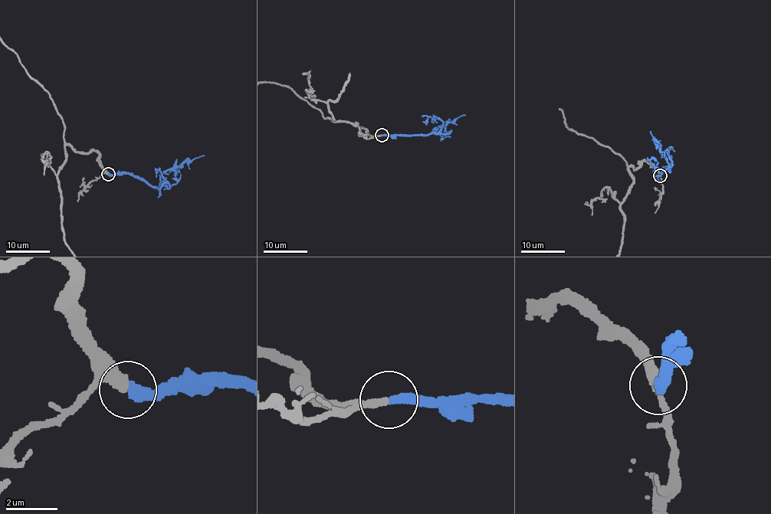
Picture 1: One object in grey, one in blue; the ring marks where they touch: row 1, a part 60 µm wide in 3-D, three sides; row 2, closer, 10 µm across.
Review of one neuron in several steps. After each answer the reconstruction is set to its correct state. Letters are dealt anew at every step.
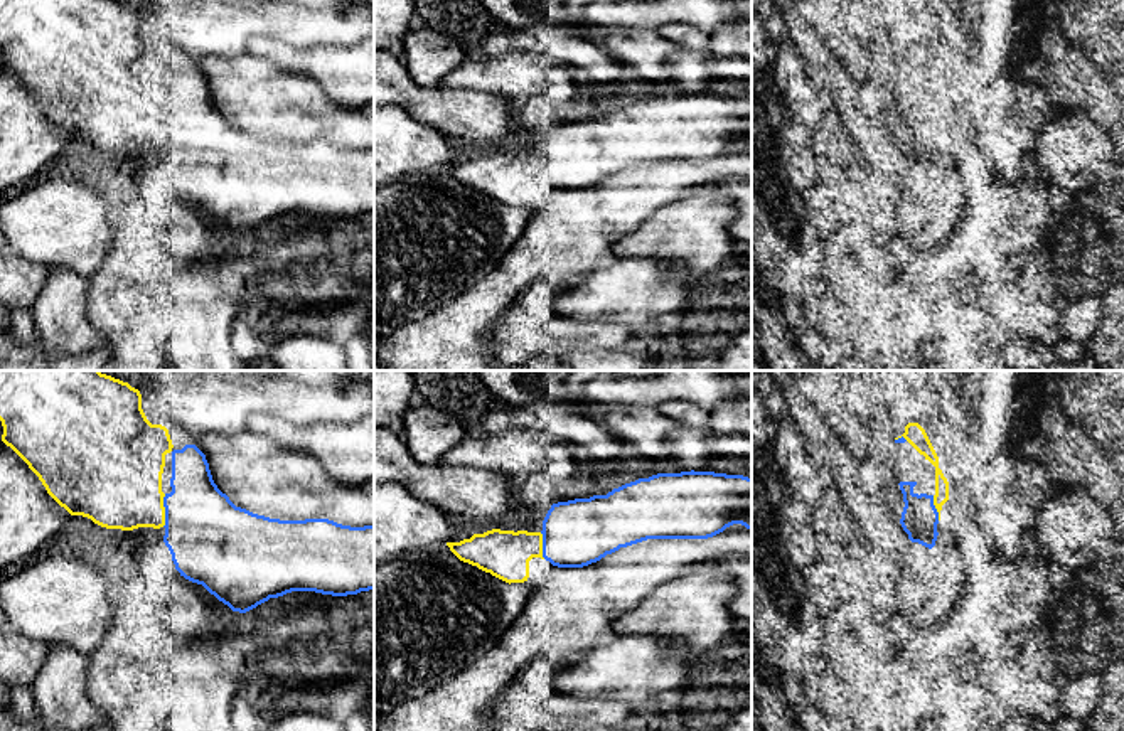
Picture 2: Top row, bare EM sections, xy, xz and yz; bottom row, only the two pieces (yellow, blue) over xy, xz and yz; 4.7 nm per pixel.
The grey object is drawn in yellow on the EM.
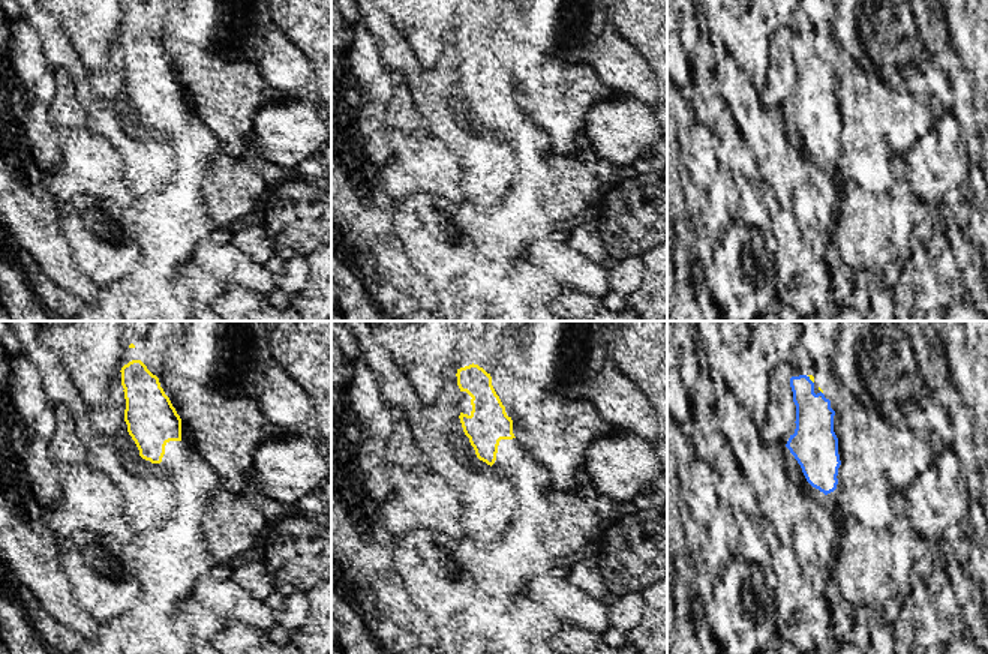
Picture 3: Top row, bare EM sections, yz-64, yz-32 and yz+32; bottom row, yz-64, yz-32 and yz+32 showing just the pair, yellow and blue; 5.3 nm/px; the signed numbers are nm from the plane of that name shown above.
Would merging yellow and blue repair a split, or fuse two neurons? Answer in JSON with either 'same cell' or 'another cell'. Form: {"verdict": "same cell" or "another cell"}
{"verdict": "same cell"}

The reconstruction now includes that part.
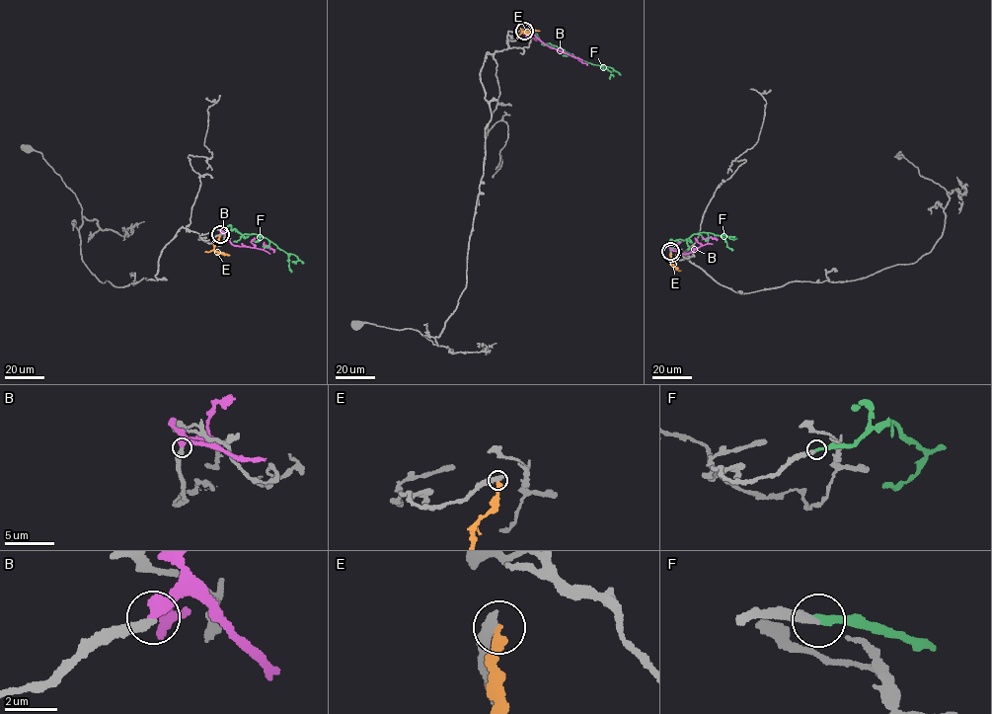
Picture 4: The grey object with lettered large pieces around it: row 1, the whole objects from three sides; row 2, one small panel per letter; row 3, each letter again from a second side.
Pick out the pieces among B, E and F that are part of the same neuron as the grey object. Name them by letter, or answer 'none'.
F

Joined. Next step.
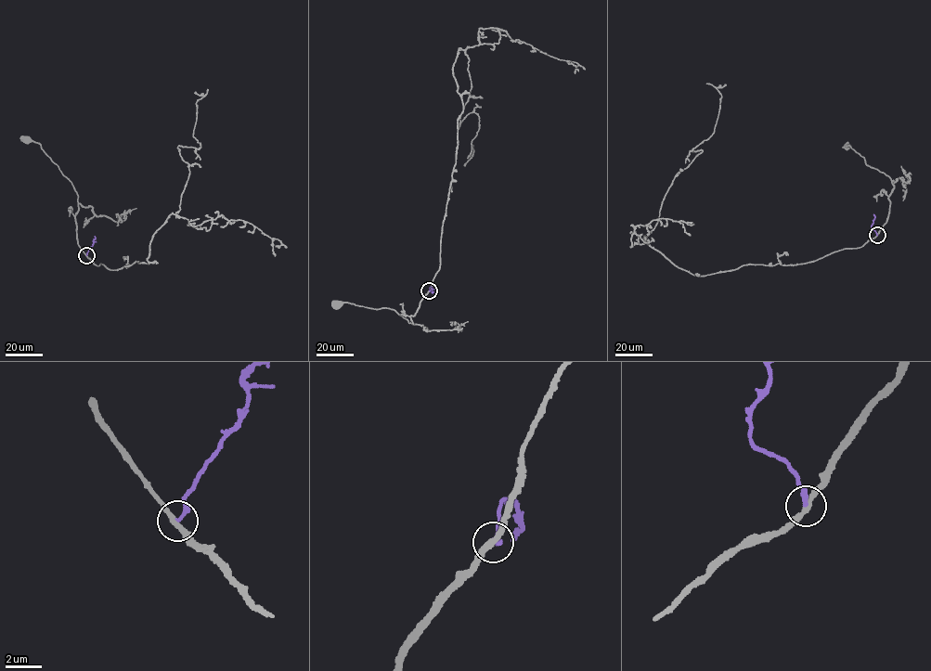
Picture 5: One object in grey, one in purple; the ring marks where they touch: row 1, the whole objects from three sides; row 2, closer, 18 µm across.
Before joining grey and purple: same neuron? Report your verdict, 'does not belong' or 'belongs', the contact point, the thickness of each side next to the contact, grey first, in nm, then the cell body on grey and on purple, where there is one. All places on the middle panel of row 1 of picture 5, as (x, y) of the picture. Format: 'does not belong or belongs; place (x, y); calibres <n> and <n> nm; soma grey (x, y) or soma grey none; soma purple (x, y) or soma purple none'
does not belong; place (429, 290); calibres 280 and 240 nm; soma grey (339, 304); soma purple none

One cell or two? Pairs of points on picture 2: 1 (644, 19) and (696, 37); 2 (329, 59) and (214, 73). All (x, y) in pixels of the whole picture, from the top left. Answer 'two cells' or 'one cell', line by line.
1: two cells
2: two cells

